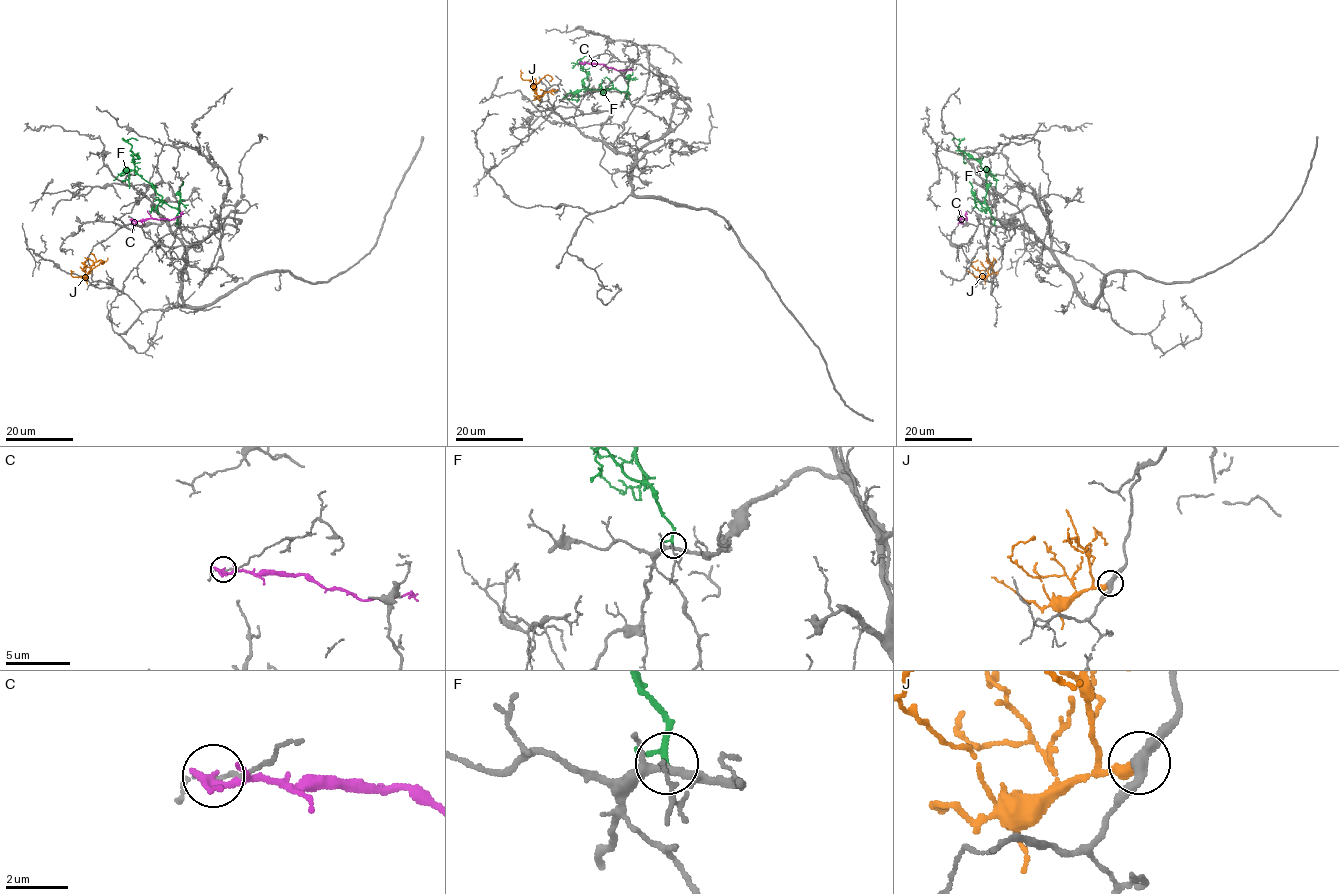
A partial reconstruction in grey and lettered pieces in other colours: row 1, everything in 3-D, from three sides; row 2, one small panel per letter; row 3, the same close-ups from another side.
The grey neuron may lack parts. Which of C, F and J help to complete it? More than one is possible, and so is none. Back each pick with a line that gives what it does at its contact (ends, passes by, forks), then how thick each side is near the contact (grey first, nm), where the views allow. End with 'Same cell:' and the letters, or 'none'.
Same cell: none

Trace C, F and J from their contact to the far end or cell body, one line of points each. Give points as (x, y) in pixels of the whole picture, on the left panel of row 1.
C: (132, 219), (173, 220), (183, 211)
F: (178, 225), (177, 209), (165, 202), (134, 168), (134, 160), (137, 156), (131, 151), (128, 139), (138, 140)
J: (90, 272), (86, 278), (74, 277), (71, 270)

